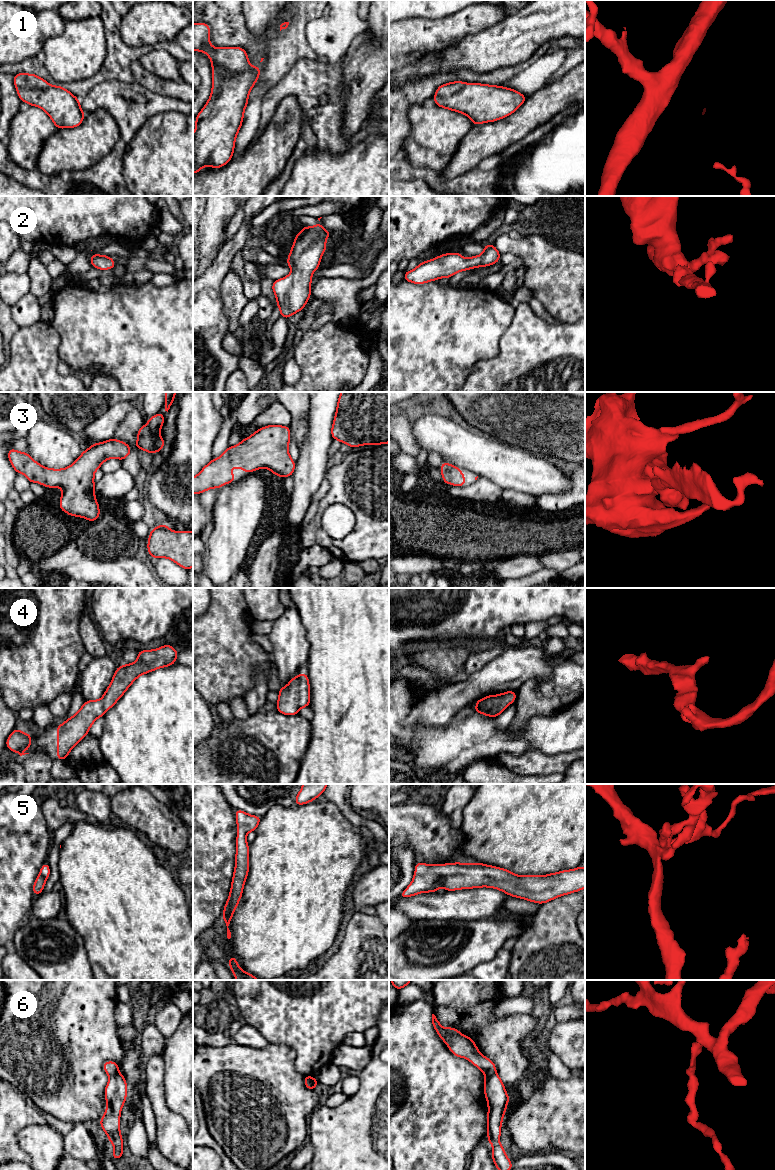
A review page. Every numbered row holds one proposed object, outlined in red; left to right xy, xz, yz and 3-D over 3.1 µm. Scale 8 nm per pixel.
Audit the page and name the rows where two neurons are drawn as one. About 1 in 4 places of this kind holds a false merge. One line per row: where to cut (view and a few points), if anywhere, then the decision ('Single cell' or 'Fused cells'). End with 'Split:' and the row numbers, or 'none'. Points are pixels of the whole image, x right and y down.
1: No split. Single cell
2: No split. Single cell
3: No split. Single cell
4: No split. Single cell
5: No split. Single cell
6: Split along yz (495, 1073), (485, 1077). Fused cells
Split: 6

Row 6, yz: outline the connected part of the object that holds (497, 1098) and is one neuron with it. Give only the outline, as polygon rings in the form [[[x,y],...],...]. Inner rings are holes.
[[[498,1074],[485,1077],[484,1094],[488,1104],[488,1142],[493,1145],[491,1155],[498,1170],[511,1170],[512,1162],[500,1144],[501,1124],[509,1102],[509,1096]]]

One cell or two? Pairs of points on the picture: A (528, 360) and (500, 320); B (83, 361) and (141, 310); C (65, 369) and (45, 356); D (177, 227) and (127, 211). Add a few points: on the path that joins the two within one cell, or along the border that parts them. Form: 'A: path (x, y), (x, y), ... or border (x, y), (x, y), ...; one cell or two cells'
A: border (515, 309), (512, 322), (500, 338), (498, 351); two cells
B: path (97, 347), (112, 332), (127, 324); one cell
C: border (58, 360), (61, 374), (78, 377); two cells
D: border (160, 211), (156, 225); two cells

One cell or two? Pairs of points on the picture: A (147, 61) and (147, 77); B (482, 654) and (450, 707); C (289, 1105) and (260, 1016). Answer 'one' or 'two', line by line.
A: two
B: two
C: two

